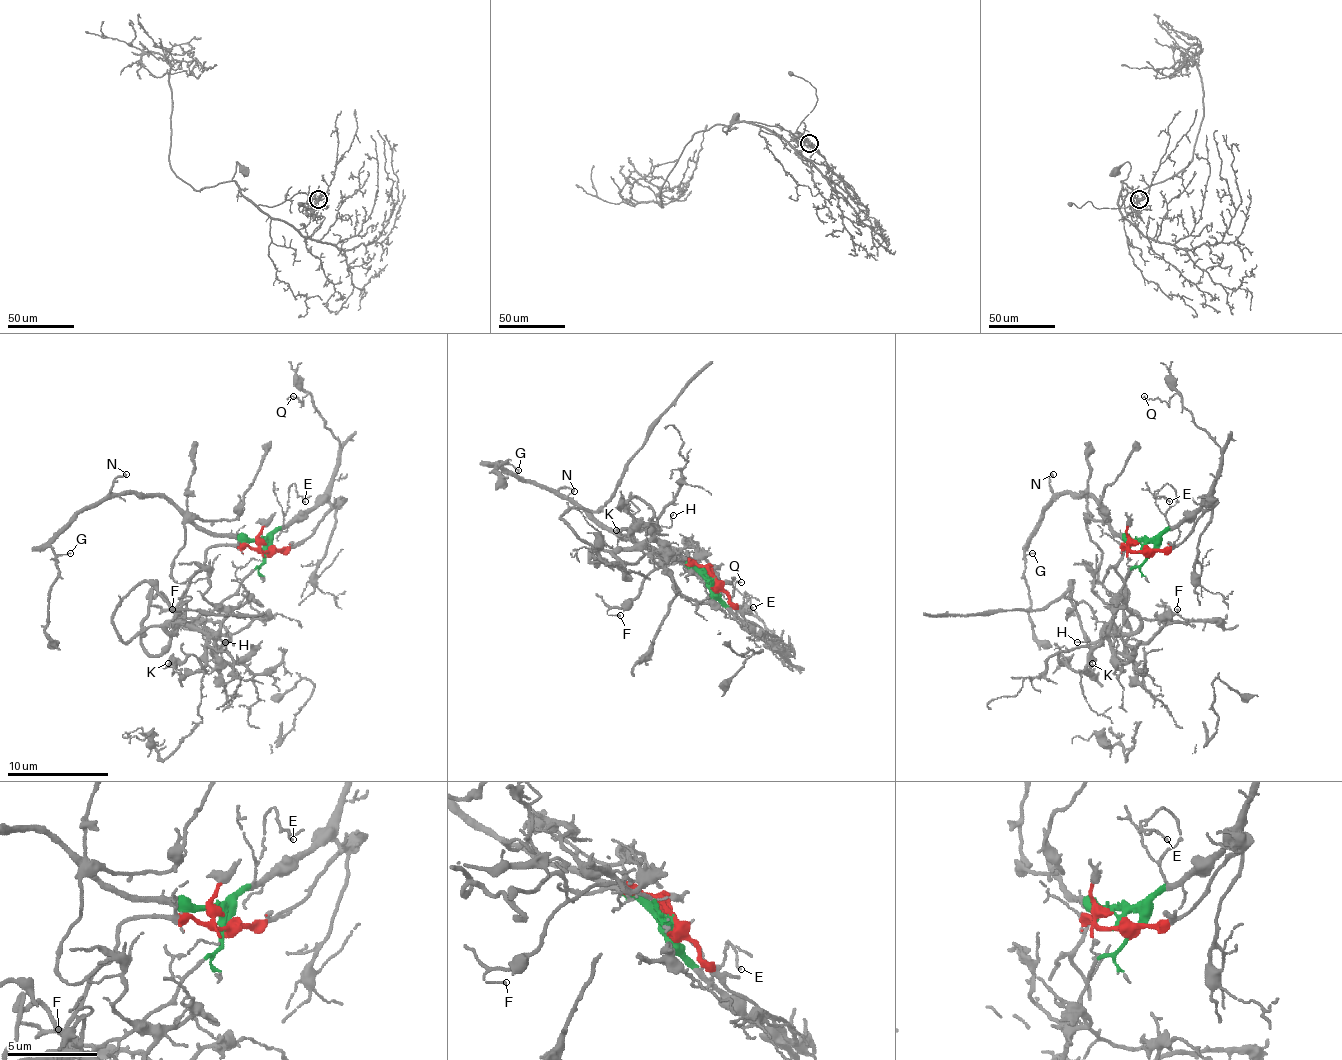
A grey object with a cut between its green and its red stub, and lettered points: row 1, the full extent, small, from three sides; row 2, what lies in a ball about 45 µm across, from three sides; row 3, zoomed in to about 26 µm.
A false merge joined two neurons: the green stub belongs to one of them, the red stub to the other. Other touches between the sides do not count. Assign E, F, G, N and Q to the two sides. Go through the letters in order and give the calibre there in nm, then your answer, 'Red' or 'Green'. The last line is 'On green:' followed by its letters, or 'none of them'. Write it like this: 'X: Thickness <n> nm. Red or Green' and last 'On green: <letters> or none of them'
E: Thickness 130 nm. Green
F: Thickness 110 nm. Green
G: Thickness 110 nm. Green
N: Thickness 160 nm. Green
Q: Thickness 110 nm. Green
On green: E, F, G, N, Q

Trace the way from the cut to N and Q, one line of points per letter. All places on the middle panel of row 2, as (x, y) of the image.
N: (714, 580), (706, 572), (646, 550), (610, 529), (602, 529), (562, 496), (559, 489), (575, 491)
Q: (714, 580), (714, 593), (785, 659), (788, 654), (734, 585), (742, 583)

